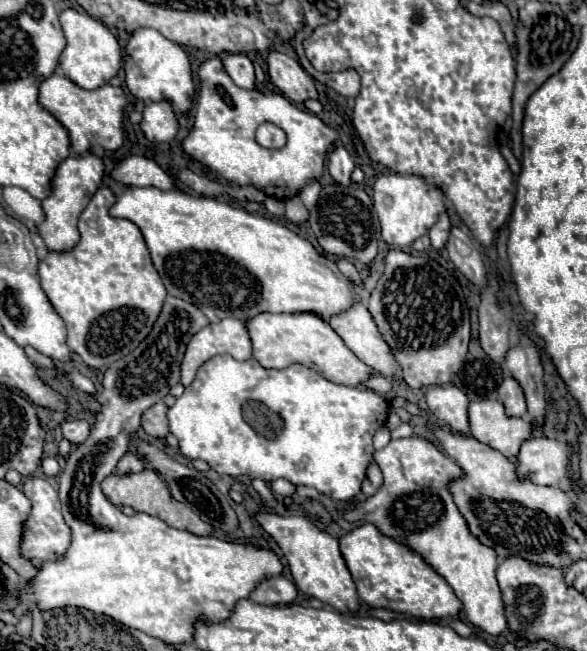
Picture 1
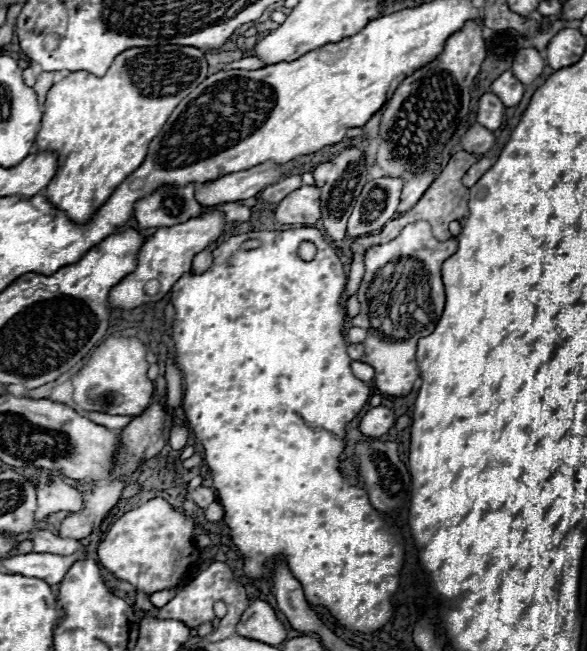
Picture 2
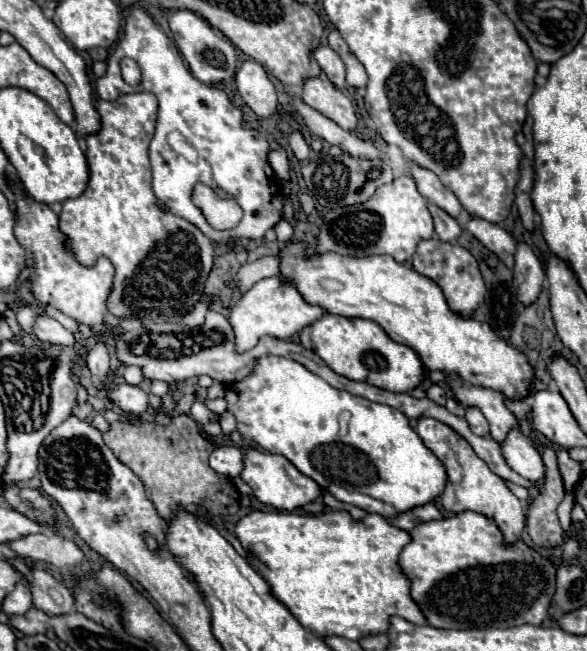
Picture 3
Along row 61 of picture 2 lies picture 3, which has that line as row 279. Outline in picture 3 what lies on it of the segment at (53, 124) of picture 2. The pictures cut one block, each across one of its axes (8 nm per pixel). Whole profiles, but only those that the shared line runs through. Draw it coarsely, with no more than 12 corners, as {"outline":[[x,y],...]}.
{"outline":[[156,96],[96,100],[90,182],[62,204],[108,310],[144,324],[204,296],[214,242],[152,192]]}

